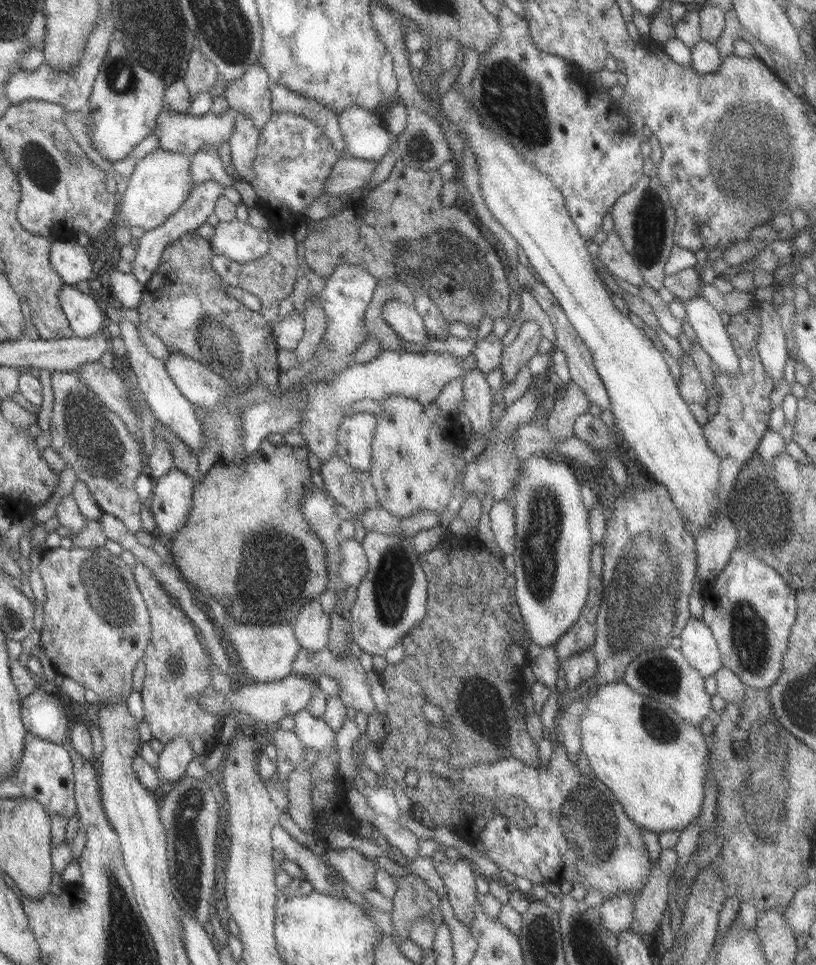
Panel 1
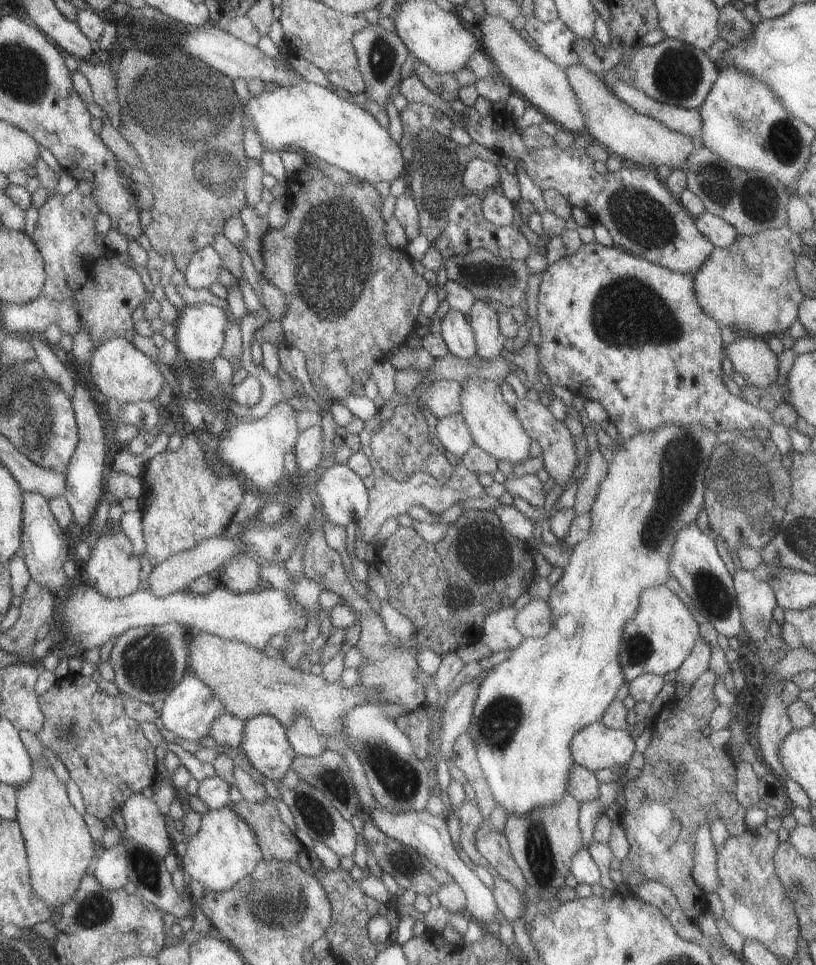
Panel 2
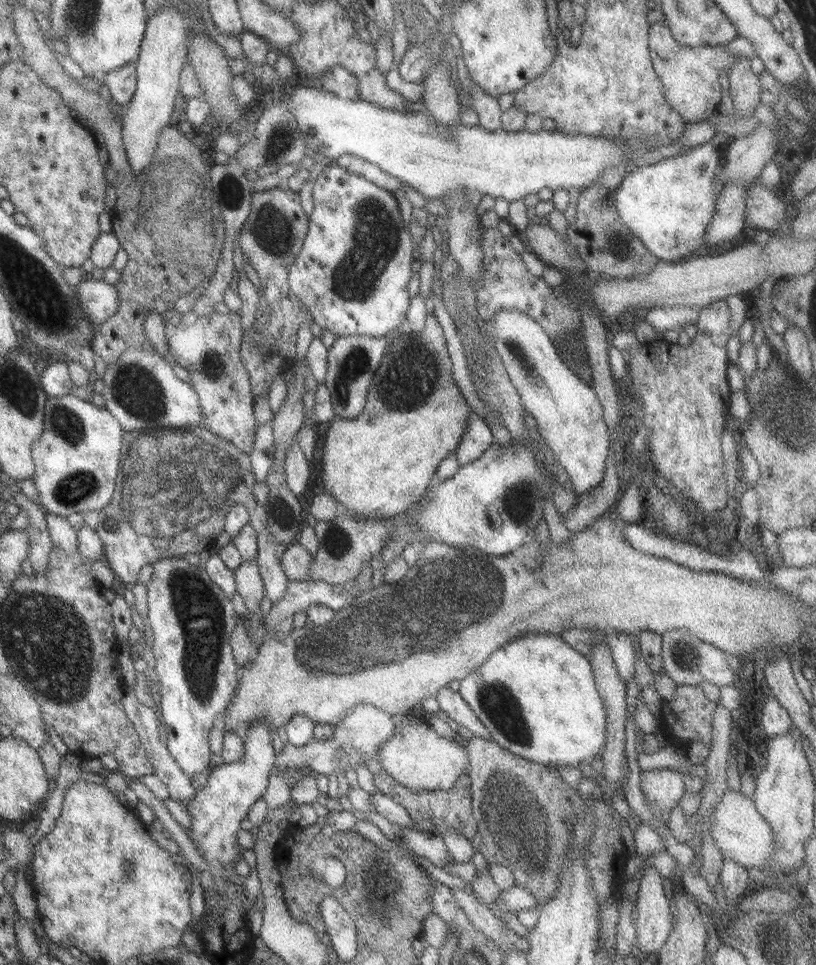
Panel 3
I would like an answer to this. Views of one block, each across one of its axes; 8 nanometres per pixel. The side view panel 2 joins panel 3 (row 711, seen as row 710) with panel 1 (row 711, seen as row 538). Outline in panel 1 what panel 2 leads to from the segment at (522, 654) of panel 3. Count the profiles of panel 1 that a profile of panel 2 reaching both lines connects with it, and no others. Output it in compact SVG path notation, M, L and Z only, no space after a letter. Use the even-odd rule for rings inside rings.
M619 680L597 687L593 692L588 694L588 701L579 717L579 738L580 752L585 755L588 765L594 774L594 778L609 789L609 792L613 794L613 798L621 806L623 814L629 818L630 822L636 824L637 827L659 835L665 832L679 832L688 823L694 822L698 818L700 806L703 802L702 784L704 783L704 774L706 773L706 758L709 747L709 741L703 737L699 726L691 726L683 722L682 718L679 718L666 704L644 698L633 689L630 689L623 681Z

